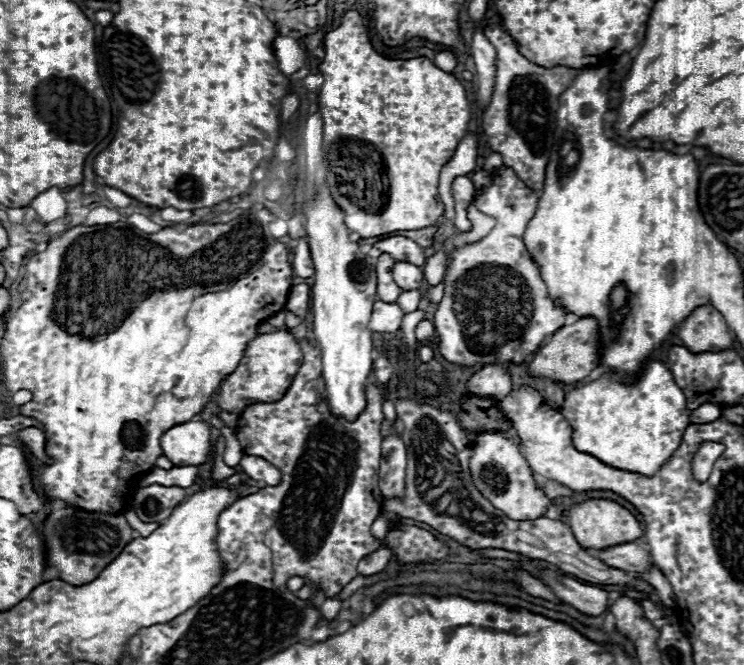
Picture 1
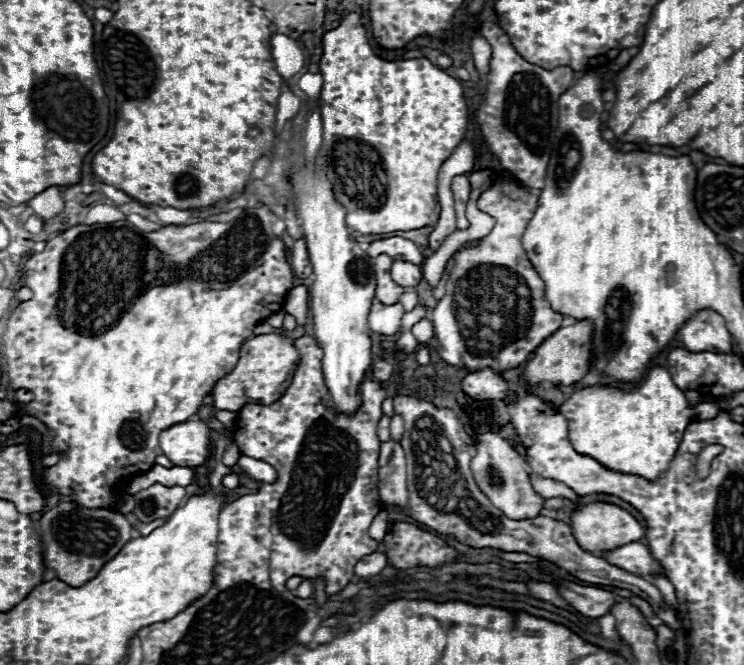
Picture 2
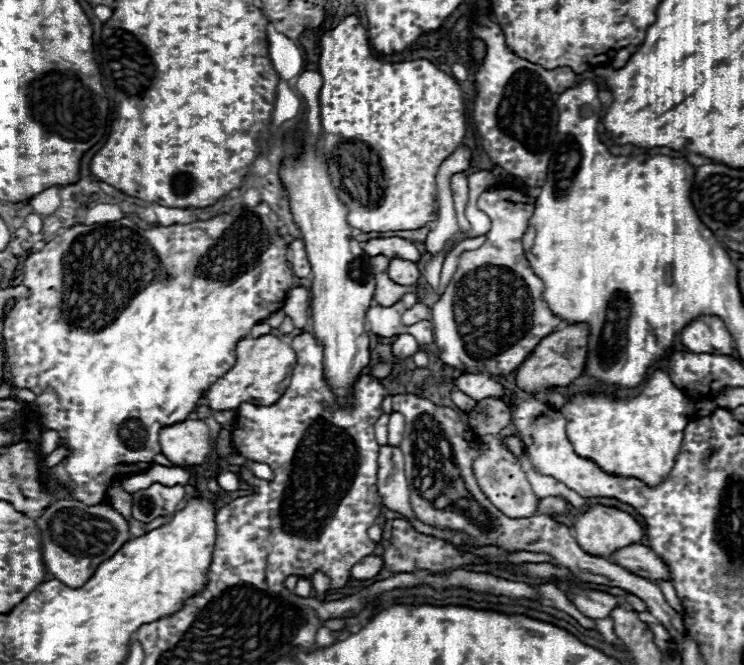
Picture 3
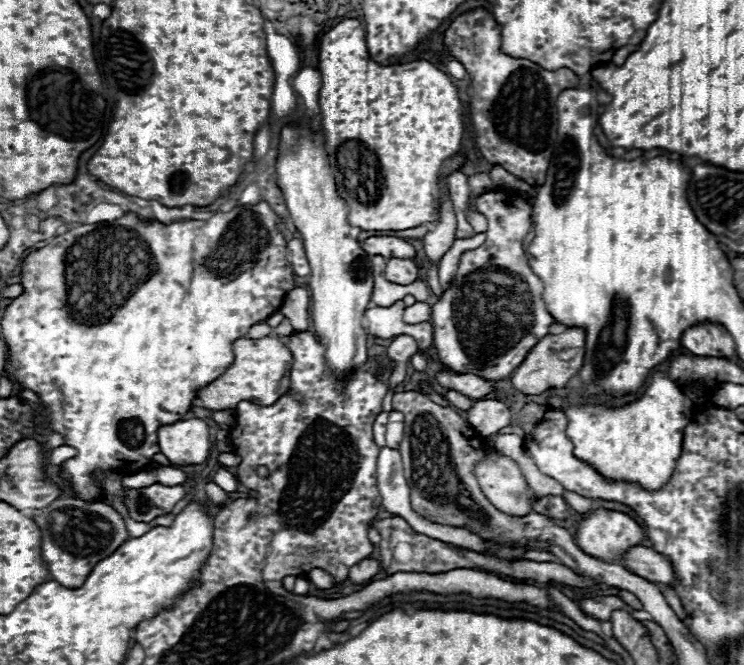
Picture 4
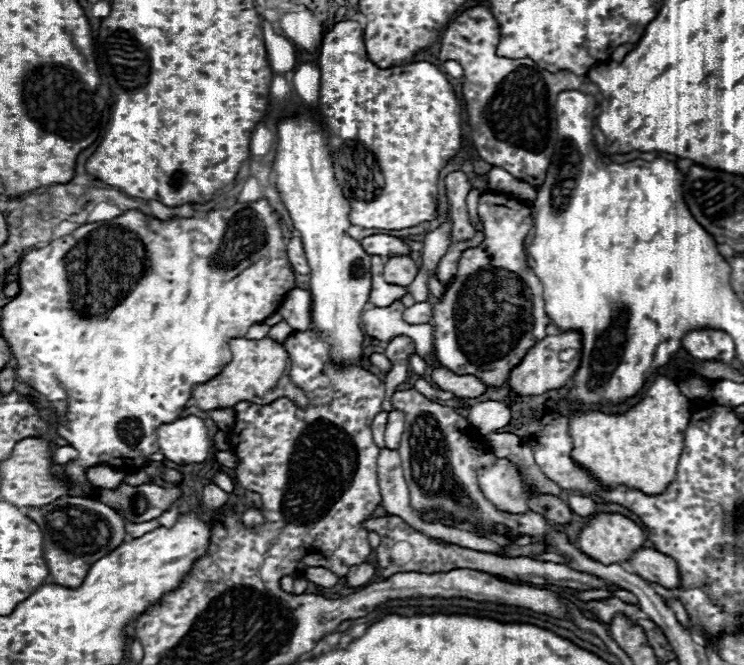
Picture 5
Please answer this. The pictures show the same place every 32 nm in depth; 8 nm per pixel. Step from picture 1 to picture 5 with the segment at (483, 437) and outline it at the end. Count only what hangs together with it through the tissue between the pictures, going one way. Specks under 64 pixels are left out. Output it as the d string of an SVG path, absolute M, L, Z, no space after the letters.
M496 458L490 470L478 472L478 482L486 498L500 510L512 514L522 514L528 510L526 502L530 496L530 488L522 482L518 468L510 460Z

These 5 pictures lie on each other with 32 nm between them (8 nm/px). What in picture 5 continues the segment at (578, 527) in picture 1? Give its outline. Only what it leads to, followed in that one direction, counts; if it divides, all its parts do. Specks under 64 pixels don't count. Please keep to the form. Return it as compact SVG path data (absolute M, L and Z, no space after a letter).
M596 514L588 520L588 524L578 536L580 552L588 552L592 560L604 560L604 564L628 562L636 550L644 548L644 542L646 542L644 530L622 514Z

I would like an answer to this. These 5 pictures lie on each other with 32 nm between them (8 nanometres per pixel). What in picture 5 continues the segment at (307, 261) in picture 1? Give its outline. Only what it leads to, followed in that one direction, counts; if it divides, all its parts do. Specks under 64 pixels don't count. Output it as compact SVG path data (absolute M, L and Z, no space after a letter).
M290 238L288 246L286 246L286 256L288 256L288 262L290 262L290 266L294 268L296 274L308 274L310 272L300 238Z

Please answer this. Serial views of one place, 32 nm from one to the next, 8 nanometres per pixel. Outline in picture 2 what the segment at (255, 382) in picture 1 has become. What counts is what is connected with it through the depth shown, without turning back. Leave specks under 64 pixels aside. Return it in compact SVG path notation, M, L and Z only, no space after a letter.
M262 334L242 342L236 368L220 378L210 392L212 406L216 410L238 412L244 404L274 404L284 392L280 390L280 386L286 382L288 374L292 376L292 372L296 370L298 358L300 356L292 346L292 340L282 334Z

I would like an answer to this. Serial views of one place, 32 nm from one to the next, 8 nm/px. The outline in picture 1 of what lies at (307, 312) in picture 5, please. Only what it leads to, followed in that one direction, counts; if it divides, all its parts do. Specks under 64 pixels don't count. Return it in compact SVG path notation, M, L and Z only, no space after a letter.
M298 284L290 288L290 296L286 300L286 310L290 310L292 314L304 318L308 312L308 304L310 304L310 286L308 284Z

